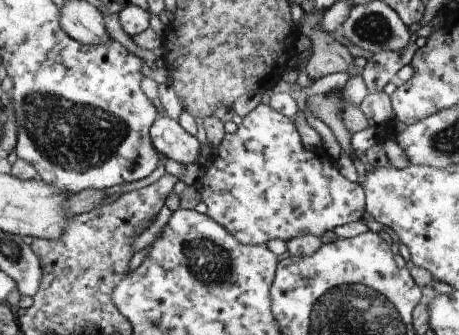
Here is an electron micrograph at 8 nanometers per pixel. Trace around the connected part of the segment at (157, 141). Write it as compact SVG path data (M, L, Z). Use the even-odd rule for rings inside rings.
M170 117L159 118L152 126L150 135L155 149L166 158L172 158L184 166L197 162L200 143L178 121Z

